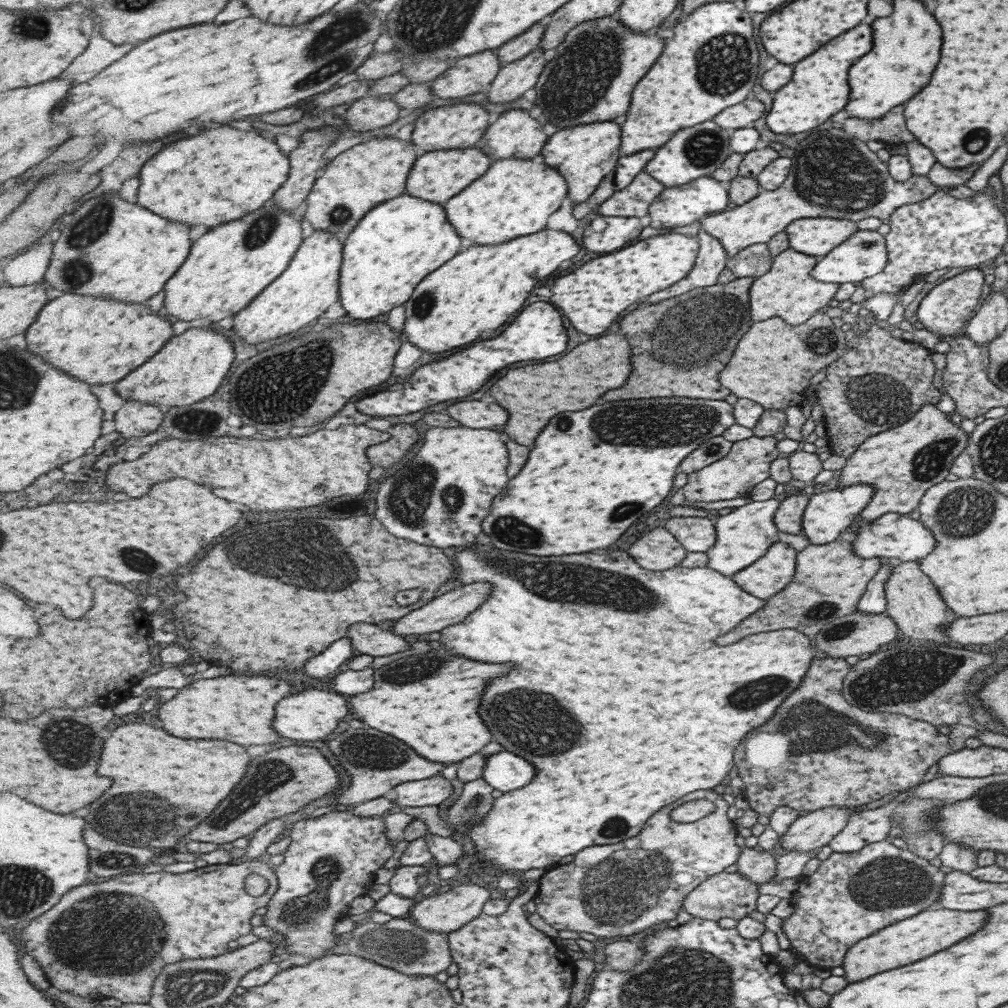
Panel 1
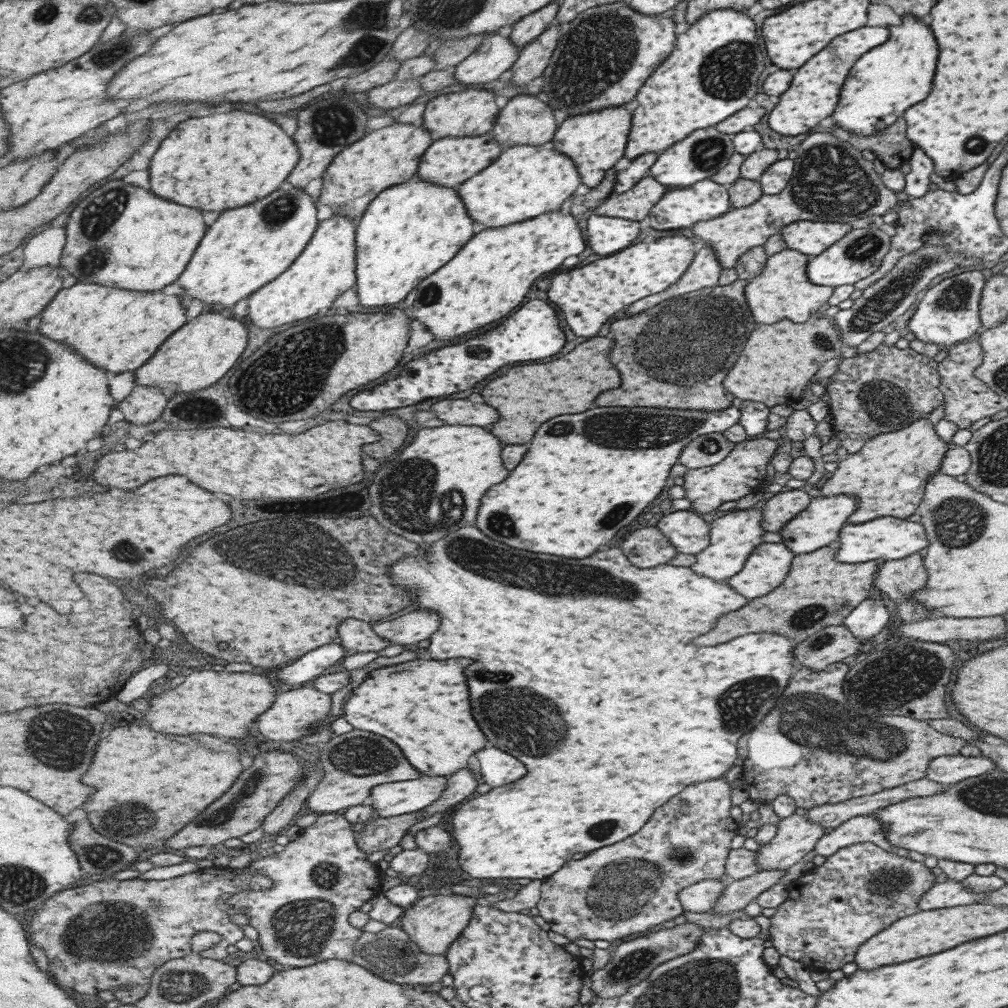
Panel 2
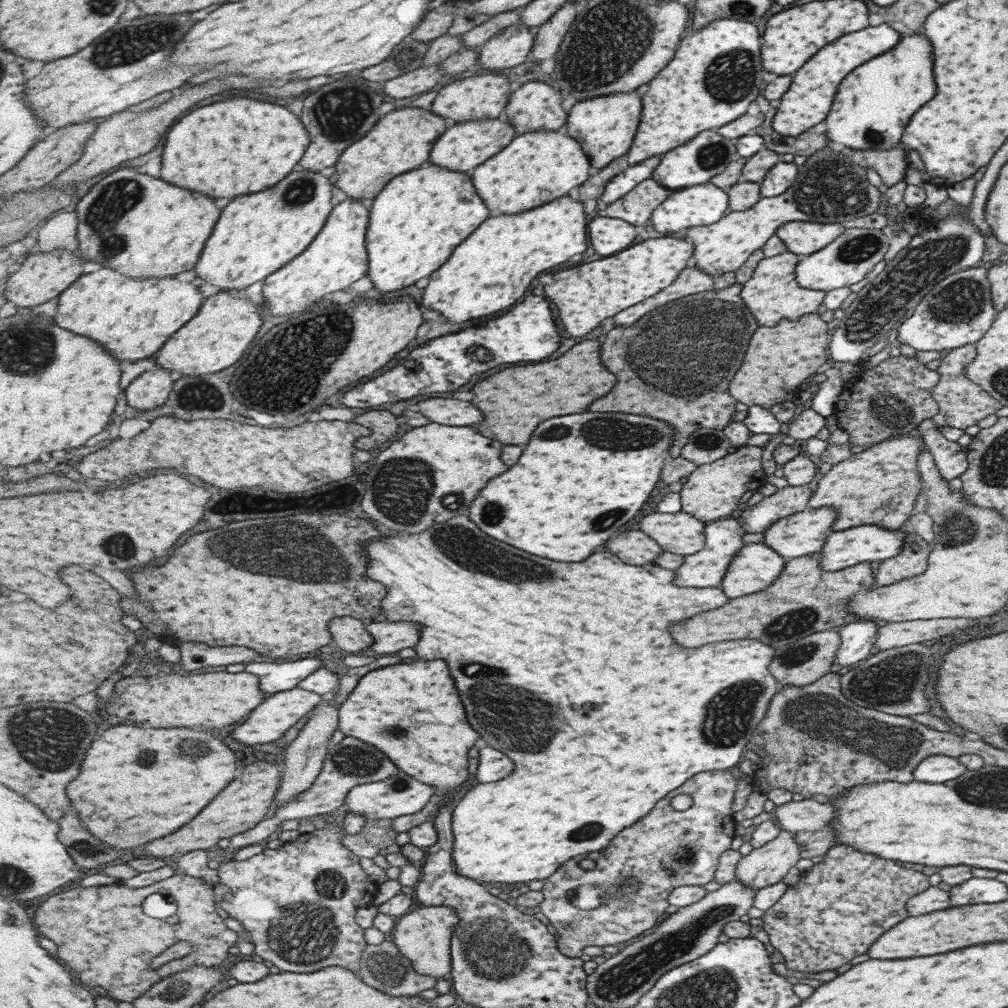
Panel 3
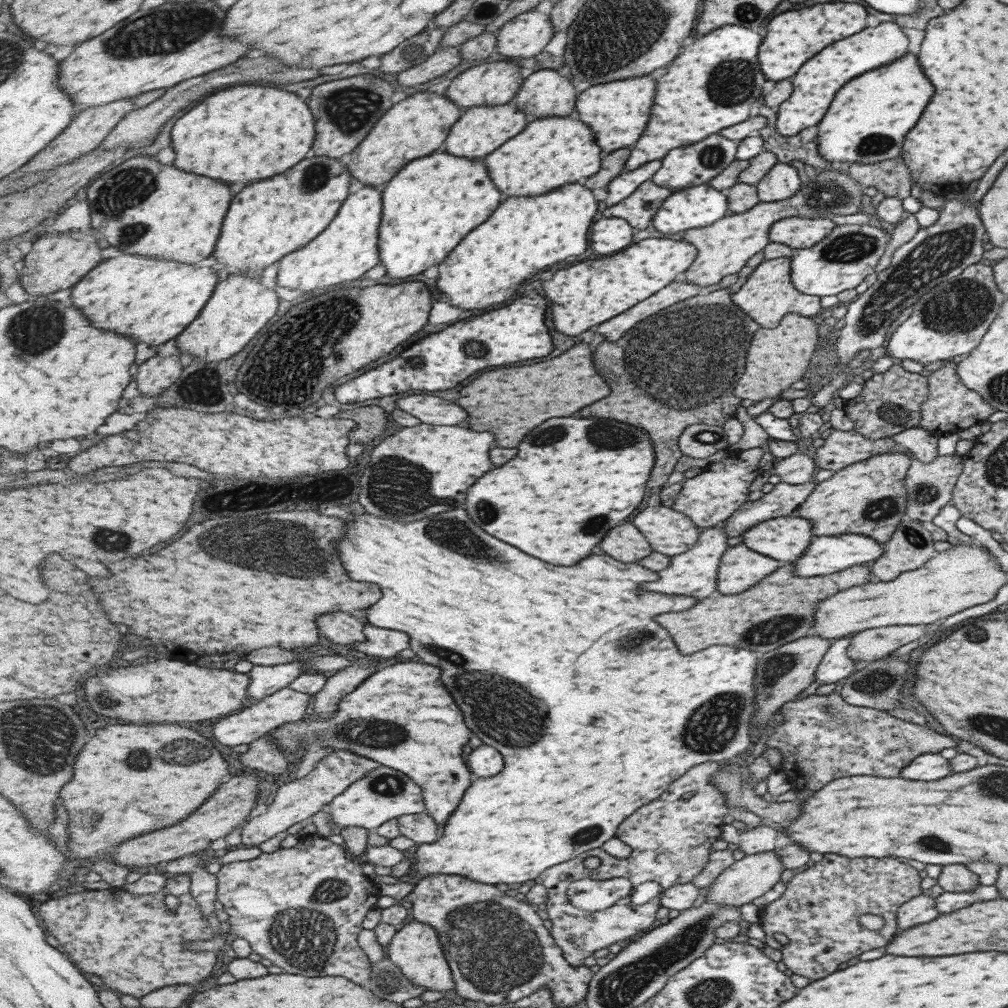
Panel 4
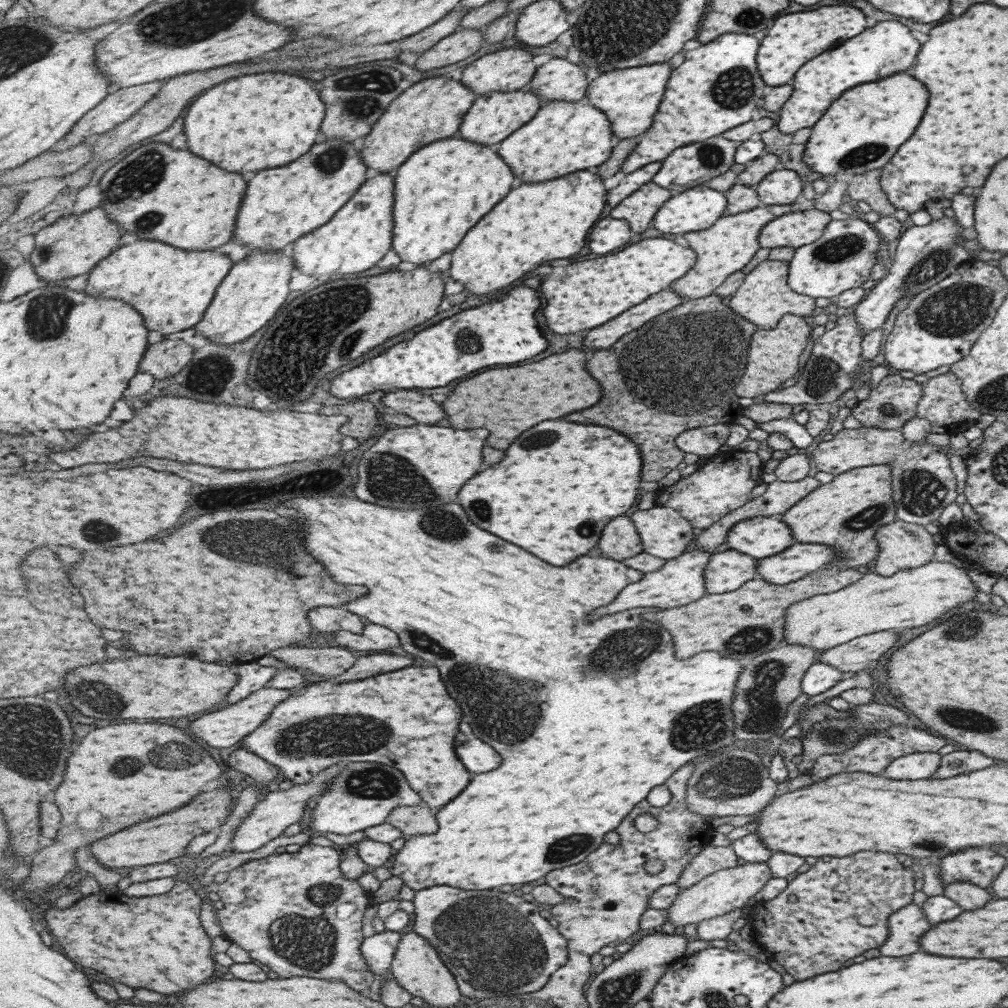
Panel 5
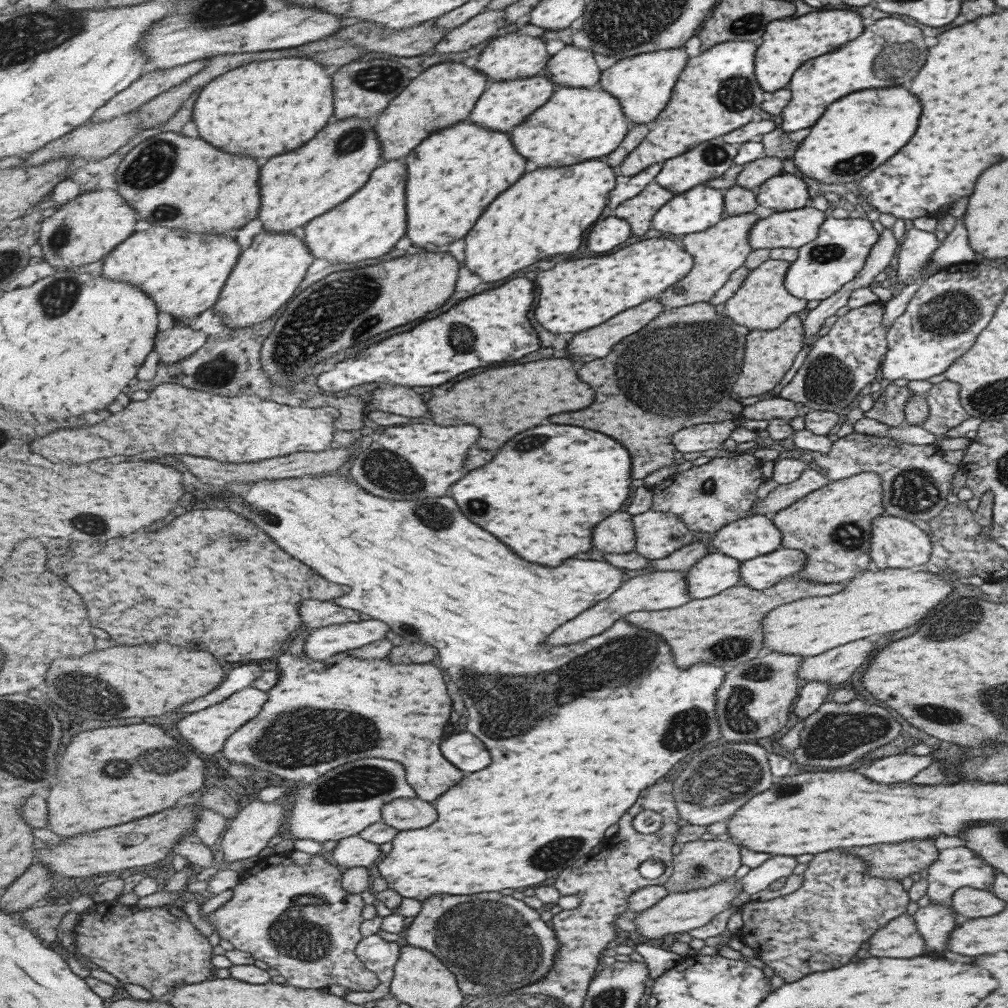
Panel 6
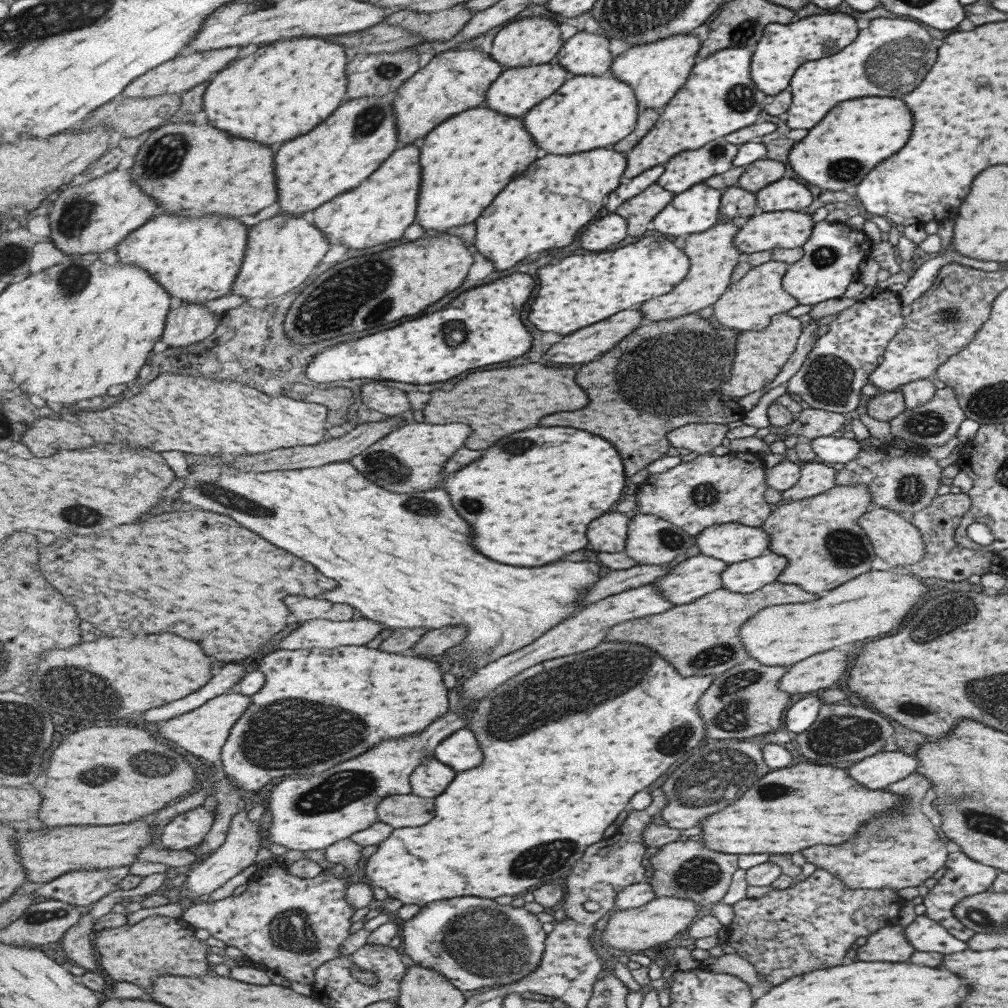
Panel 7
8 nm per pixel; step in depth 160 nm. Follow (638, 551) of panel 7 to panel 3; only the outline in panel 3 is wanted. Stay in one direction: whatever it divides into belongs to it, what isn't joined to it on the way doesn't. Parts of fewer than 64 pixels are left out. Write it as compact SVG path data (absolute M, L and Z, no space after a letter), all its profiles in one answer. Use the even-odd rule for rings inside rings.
M683 510L675 514L665 514L664 512L654 512L647 515L647 518L641 520L641 530L666 550L681 556L695 554L706 545L706 523L699 520L693 513Z

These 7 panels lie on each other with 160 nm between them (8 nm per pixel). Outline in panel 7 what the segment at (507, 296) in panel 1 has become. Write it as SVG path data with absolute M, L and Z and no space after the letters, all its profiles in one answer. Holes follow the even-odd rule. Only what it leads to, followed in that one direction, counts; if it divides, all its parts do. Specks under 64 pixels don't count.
M613 146L577 154L547 154L537 159L528 168L529 172L523 172L517 180L513 180L513 184L509 184L509 188L505 188L505 192L497 196L489 212L483 212L476 220L476 243L473 248L495 263L495 270L502 271L513 268L531 254L571 246L581 228L591 224L599 216L599 212L606 208L608 196L624 181L627 167L627 152L619 152Z

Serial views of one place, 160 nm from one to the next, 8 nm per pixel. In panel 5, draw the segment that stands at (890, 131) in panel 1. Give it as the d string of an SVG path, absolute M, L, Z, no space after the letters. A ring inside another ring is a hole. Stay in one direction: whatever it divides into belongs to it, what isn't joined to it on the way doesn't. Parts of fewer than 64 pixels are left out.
M876 168L850 176L847 178L845 193L855 201L863 200L870 206L870 210L882 217L893 215L896 208L881 190L880 174L880 168Z

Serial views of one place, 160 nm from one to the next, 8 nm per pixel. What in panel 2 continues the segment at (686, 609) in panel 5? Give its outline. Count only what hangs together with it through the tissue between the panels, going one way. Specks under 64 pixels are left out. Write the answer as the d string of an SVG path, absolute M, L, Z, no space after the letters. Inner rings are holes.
M833 541L817 552L799 554L791 560L791 570L785 575L785 582L767 595L748 599L745 608L721 616L721 624L705 636L697 638L701 646L717 646L735 636L749 632L771 632L790 638L793 643L805 640L823 627L841 625L843 619L861 604L871 586L880 562L847 564L833 560L838 542Z

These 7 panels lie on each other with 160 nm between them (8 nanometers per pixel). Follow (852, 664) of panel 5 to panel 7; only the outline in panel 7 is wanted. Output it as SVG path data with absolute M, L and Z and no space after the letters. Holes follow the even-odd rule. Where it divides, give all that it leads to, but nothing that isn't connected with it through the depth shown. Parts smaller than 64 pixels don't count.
M829 650L789 666L780 679L779 689L792 695L832 688L831 684L835 684L847 668L847 654L845 650Z

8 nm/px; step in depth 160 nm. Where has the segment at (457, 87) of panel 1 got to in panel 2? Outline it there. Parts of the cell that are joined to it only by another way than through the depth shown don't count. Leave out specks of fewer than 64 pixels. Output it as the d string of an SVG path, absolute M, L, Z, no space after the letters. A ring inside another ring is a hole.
M496 33L491 34L474 54L471 54L465 61L455 66L454 77L456 82L462 86L477 86L477 84L498 80L515 66L517 60L520 59L521 49L516 46L511 36L504 38Z

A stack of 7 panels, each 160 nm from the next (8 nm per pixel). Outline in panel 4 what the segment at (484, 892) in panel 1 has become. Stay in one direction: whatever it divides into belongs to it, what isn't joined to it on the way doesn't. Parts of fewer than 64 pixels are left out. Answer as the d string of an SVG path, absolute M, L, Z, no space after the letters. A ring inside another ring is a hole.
M414 920L401 927L387 947L386 955L417 986L445 994L451 989L456 989L453 971L448 964L448 958L445 957L444 945L441 944L437 929L429 923Z

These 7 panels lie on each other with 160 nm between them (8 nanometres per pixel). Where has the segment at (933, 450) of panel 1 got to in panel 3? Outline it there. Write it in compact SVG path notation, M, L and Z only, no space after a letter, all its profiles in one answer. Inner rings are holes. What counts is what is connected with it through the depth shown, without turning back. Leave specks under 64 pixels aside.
M905 433L888 436L872 447L849 455L845 460L832 465L832 468L817 482L817 489L812 492L806 508L831 507L837 516L832 524L833 532L864 524L874 524L878 526L877 528L885 528L889 531L900 529L912 515L913 506L920 501L923 485L916 470L916 460L924 447L919 434L910 436L909 433Z

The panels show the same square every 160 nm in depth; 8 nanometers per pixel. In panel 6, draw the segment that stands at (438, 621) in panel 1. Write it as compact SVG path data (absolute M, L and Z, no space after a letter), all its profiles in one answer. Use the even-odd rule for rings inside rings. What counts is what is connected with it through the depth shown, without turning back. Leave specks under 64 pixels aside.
M381 620L333 624L317 628L305 640L304 652L314 660L327 660L337 652L361 648L371 642L383 640L391 630L389 624Z

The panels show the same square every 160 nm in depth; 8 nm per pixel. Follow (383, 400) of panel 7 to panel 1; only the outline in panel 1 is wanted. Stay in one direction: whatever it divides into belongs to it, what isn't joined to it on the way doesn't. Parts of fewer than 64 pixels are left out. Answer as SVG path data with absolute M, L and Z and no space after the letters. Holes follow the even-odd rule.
M481 400L459 402L449 406L449 416L459 420L467 428L495 428L509 420L509 412L499 404L485 404Z

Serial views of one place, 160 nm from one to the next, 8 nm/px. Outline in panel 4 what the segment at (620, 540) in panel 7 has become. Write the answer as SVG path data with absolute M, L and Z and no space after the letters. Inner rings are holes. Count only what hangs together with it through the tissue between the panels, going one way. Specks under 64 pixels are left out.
M633 524L613 528L601 542L601 548L613 558L627 564L637 563L654 551L652 544Z

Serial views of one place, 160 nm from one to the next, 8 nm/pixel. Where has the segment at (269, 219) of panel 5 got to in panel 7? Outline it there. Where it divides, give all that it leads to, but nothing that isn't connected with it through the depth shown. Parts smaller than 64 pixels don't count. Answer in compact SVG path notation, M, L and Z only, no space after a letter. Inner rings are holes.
M397 93L343 103L325 123L277 150L280 213L302 215L360 187L401 146L395 115Z

